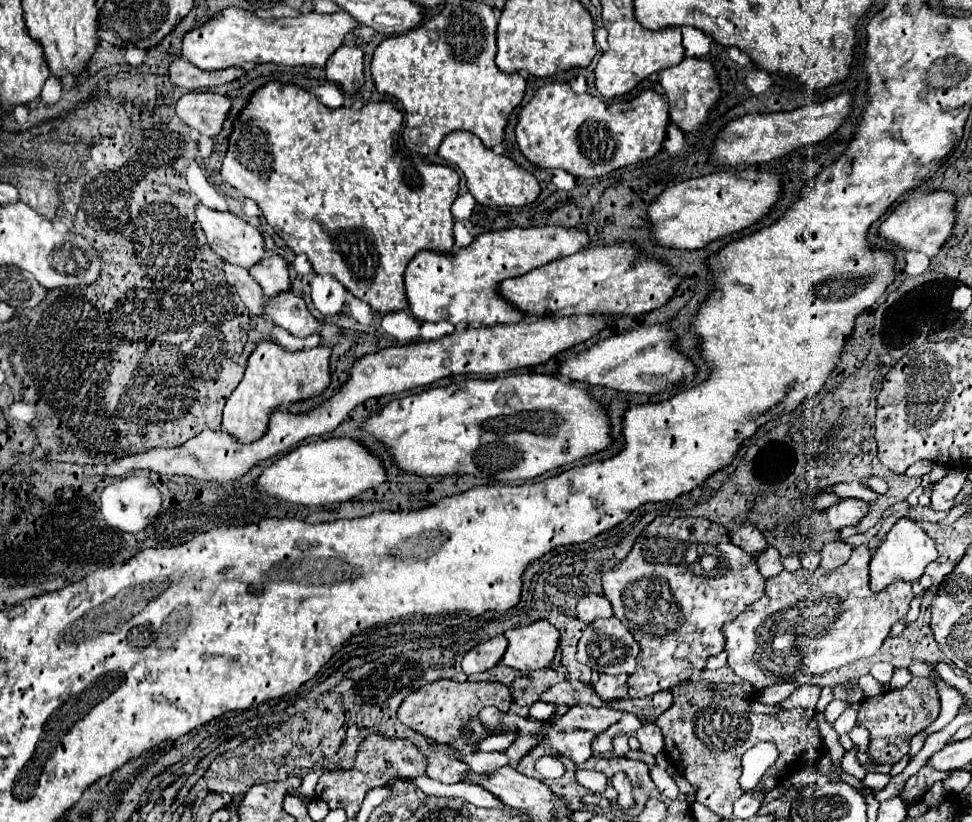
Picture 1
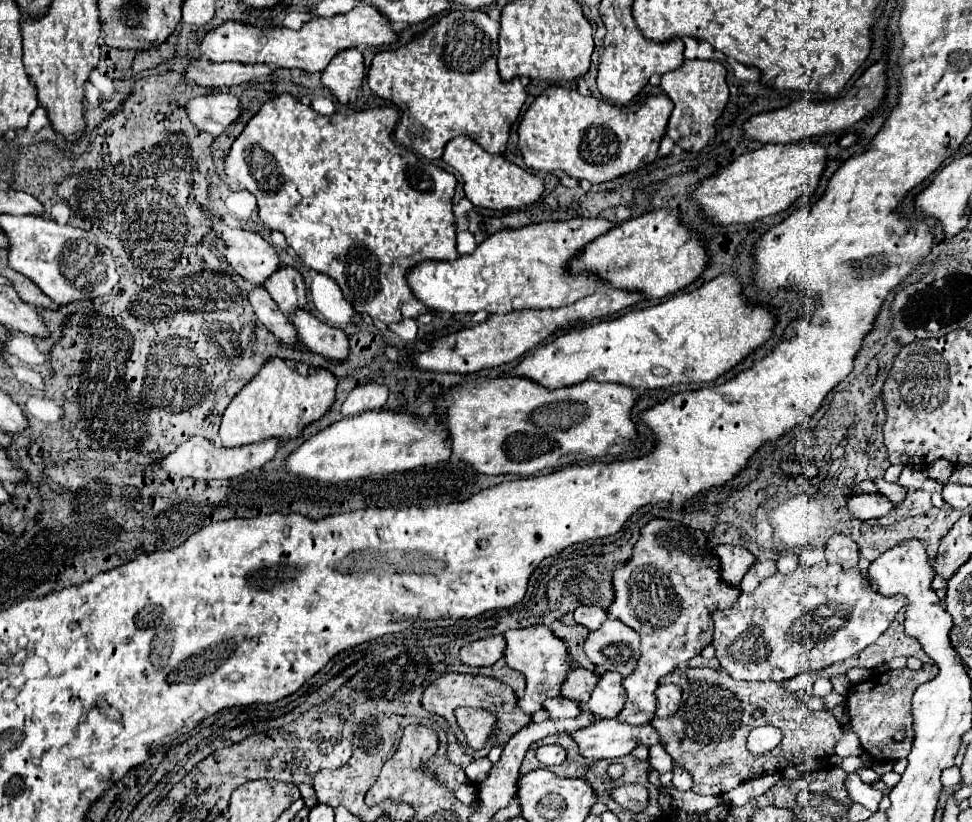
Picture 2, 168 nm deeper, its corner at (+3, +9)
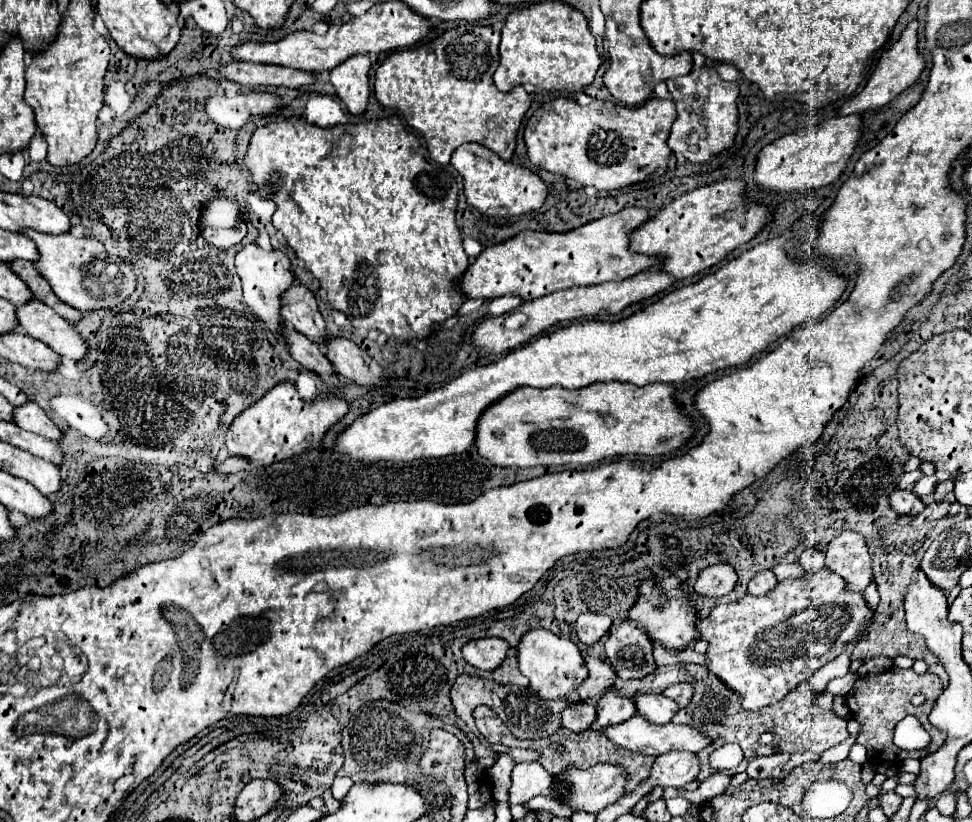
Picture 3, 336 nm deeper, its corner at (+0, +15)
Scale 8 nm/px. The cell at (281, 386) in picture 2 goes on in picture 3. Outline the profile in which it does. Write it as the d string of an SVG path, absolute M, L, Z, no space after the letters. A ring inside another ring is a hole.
M280 382L272 386L256 404L242 410L228 428L226 448L228 456L238 454L254 462L256 466L266 466L272 462L286 460L300 454L308 446L318 446L324 432L336 424L348 412L344 398L326 392L310 402L302 400L296 386L290 382Z

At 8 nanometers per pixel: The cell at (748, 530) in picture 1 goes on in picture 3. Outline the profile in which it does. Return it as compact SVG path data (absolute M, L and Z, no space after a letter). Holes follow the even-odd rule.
M718 562L698 574L694 590L702 596L724 596L734 590L736 580L738 576L734 566L730 562Z

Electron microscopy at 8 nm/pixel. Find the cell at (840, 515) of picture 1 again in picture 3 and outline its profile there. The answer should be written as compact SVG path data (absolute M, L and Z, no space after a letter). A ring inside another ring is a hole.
M896 490L896 492L892 492L890 498L888 498L888 504L890 504L890 508L892 508L894 512L898 512L898 514L918 514L918 512L924 510L922 500L920 500L916 494L906 492L906 490Z

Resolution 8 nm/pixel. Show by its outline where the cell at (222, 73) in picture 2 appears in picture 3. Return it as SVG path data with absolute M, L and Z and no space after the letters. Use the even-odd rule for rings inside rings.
M230 62L220 66L220 76L238 82L244 86L288 86L300 88L304 84L312 84L314 78L310 72L276 66L276 64L254 64L254 62Z

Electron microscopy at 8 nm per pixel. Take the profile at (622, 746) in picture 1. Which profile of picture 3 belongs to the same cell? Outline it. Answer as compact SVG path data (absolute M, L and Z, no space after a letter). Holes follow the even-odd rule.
M640 714L632 716L630 720L626 720L622 724L604 728L600 732L612 744L616 744L620 748L626 748L626 750L632 750L632 752L638 752L638 754L646 754L646 756L662 756L662 754L672 752L672 750L700 752L702 748L706 748L710 744L708 738L704 738L700 732L696 732L696 730L692 730L688 726L682 726L682 724L662 724L662 726L656 726L656 724L650 724L648 720L644 720Z

